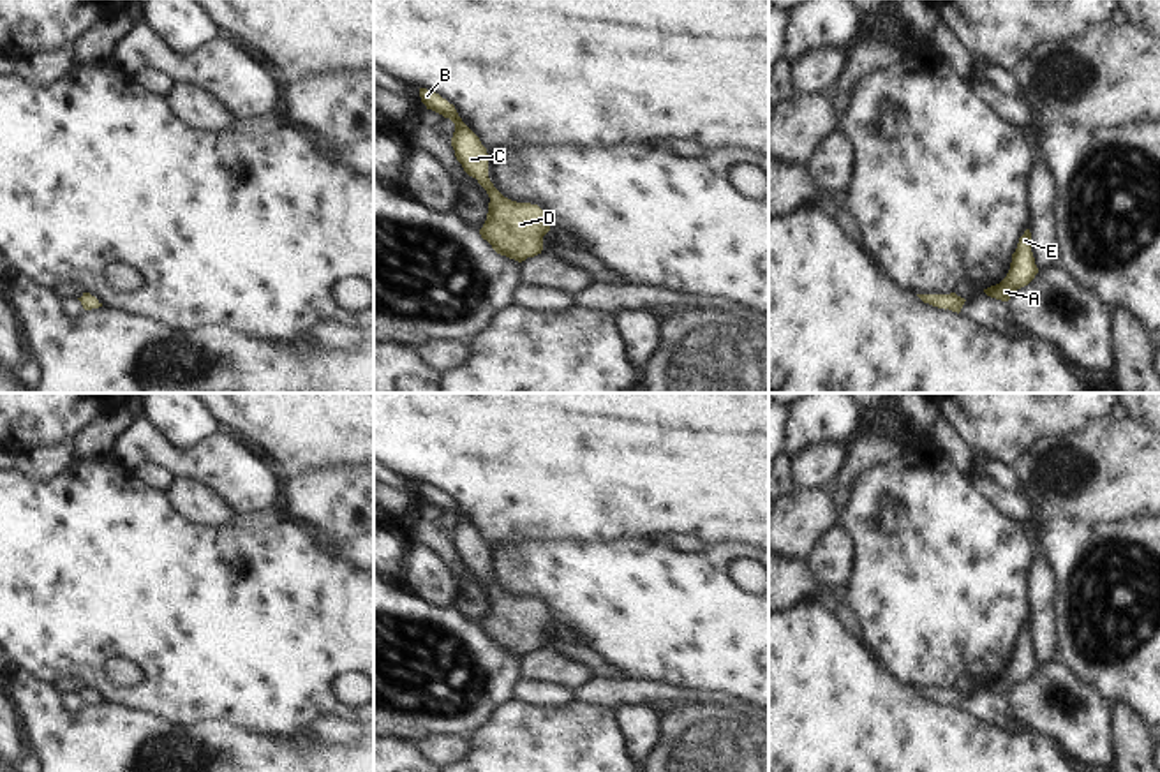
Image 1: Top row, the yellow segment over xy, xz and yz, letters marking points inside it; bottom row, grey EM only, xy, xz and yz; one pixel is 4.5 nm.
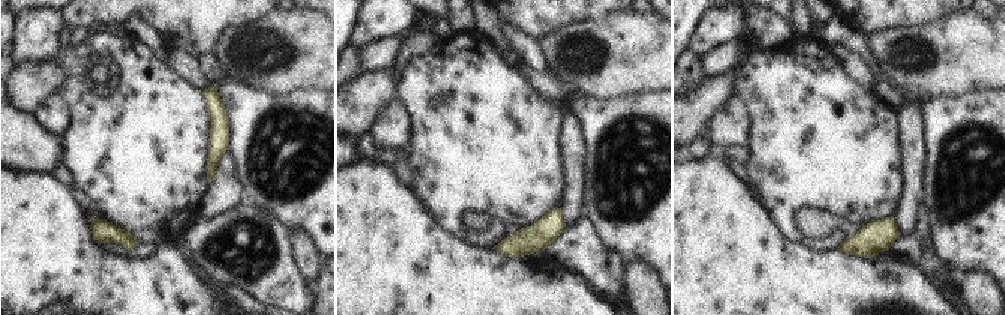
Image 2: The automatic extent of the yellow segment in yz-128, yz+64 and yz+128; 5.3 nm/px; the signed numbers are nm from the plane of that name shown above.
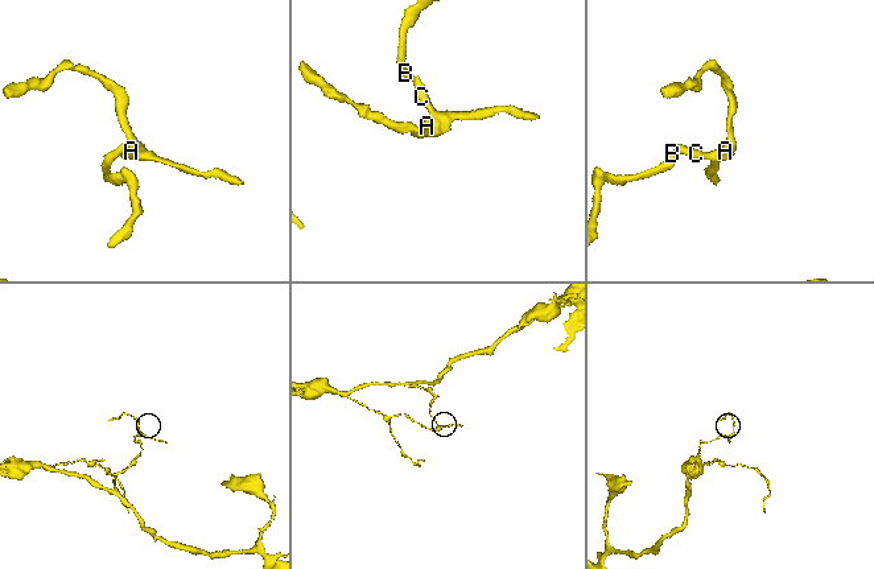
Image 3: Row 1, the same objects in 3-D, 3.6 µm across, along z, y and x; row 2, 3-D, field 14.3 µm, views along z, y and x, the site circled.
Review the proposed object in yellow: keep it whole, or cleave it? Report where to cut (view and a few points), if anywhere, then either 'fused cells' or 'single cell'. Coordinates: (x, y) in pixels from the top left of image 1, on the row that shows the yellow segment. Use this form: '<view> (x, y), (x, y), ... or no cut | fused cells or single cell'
no cut | single cell

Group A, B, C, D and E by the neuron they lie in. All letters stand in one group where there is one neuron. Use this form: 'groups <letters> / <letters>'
groups A B C D E

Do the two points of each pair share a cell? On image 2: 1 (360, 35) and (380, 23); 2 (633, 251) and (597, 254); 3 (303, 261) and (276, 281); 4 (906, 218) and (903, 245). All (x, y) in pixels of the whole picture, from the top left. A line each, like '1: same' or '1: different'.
1: same
2: different
3: different
4: different

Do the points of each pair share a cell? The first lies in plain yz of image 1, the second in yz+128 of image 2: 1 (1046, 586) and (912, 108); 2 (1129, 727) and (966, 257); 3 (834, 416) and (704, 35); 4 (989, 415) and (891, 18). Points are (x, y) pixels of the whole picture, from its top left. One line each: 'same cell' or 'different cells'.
1: same cell
2: different cells
3: same cell
4: same cell

